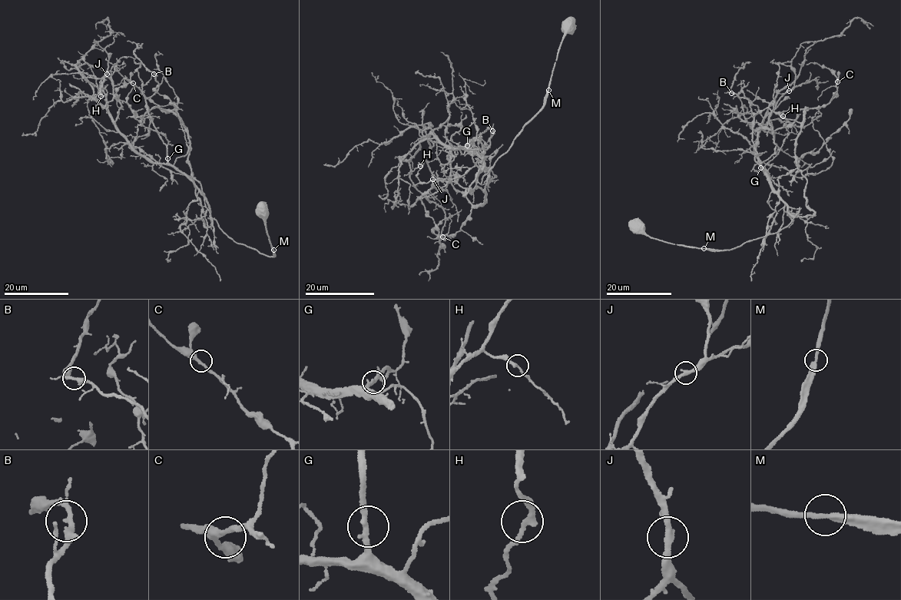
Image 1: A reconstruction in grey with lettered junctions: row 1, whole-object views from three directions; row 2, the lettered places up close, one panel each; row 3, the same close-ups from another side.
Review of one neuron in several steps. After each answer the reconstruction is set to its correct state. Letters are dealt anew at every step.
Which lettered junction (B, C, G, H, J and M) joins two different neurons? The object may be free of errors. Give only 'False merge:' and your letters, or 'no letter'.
False merge: no letter

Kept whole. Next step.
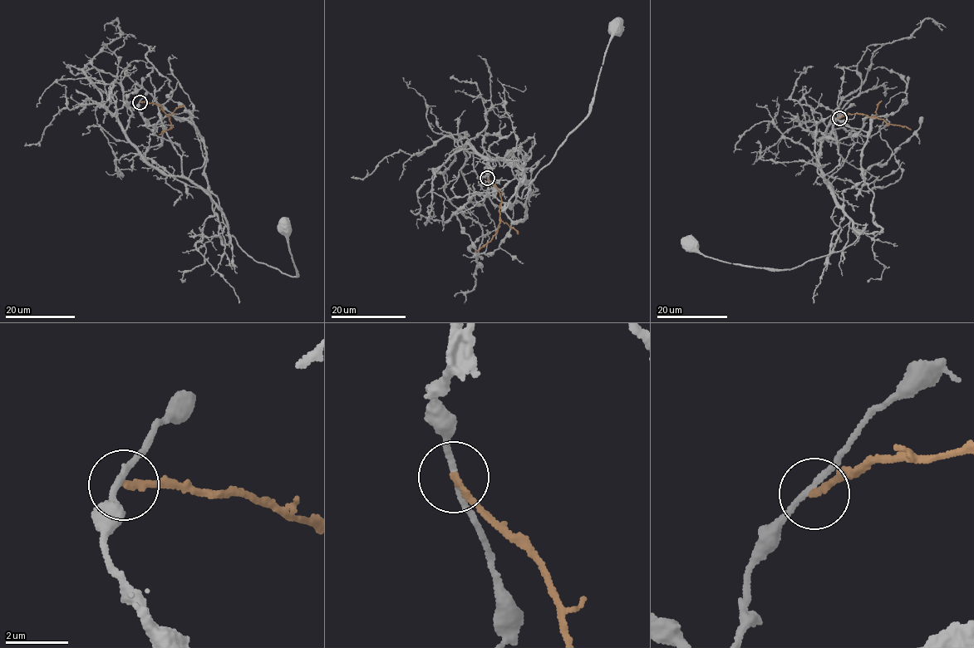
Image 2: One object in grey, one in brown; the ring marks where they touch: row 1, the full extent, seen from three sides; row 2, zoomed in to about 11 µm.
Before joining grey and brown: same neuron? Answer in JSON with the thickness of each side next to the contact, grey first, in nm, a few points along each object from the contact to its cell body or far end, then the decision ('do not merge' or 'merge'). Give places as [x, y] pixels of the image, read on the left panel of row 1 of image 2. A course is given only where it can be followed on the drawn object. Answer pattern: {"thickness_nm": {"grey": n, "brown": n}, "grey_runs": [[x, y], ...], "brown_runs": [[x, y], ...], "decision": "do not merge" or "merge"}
{"thickness_nm": {"grey": 170, "brown": 200}, "grey_runs": [[140, 101], [150, 126], [179, 117], [201, 136], [204, 176], [228, 233], [257, 262], [298, 275], [284, 224]], "brown_runs": [[140, 101], [156, 104], [169, 115], [171, 127], [159, 134]], "decision": "do not merge"}

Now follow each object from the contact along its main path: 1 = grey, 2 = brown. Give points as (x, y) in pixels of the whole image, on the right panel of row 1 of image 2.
1: (839, 118), (840, 140), (873, 117), (863, 180), (843, 193), (866, 226), (855, 242), (770, 270), (691, 242)
2: (839, 118), (861, 113), (876, 116), (890, 124), (910, 130)

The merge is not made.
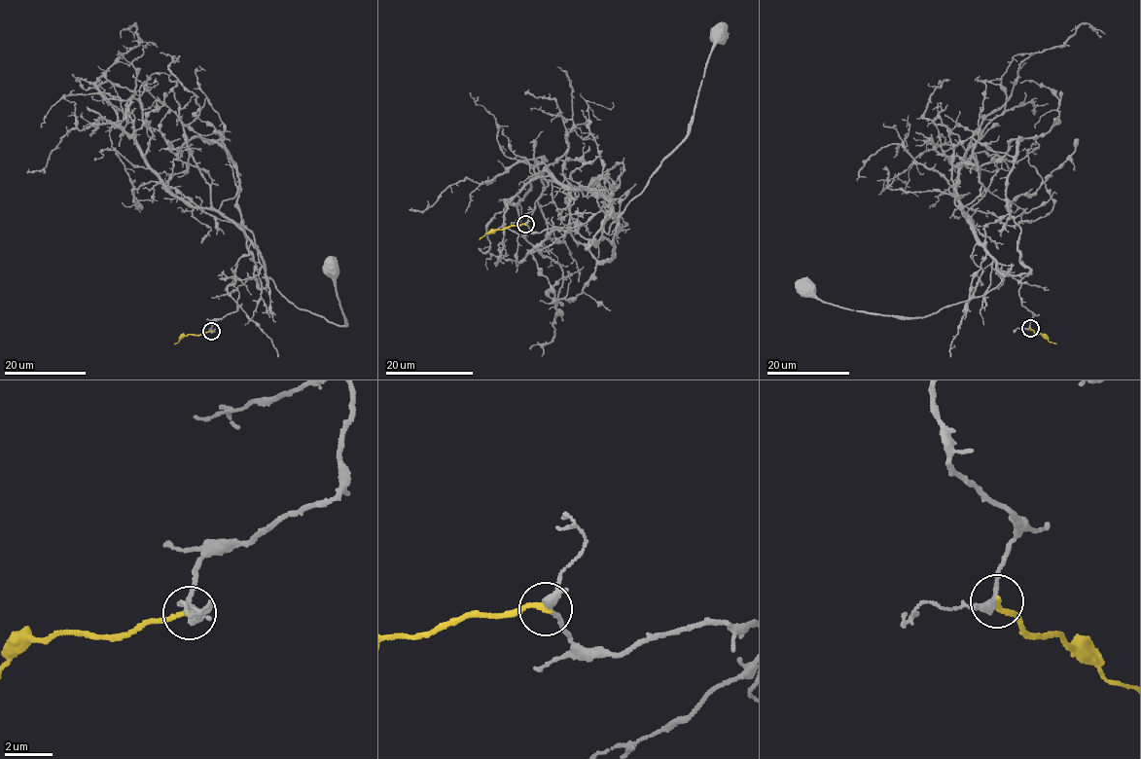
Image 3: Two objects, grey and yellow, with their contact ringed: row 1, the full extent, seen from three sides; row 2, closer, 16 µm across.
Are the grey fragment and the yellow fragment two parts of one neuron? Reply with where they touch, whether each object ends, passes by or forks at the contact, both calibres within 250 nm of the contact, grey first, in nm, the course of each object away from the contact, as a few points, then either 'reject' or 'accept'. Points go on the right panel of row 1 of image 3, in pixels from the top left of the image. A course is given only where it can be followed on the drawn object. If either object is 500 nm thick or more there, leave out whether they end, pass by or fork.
at (1030, 328); grey forks there; yellow ends there; 240 nm thick on the grey side, 220 nm on the other; grey runs (1030, 328), (1021, 283), (993, 260), (1012, 267), (999, 285), (914, 317), (837, 307), (807, 285); yellow runs (1030, 328), (1056, 343); reject

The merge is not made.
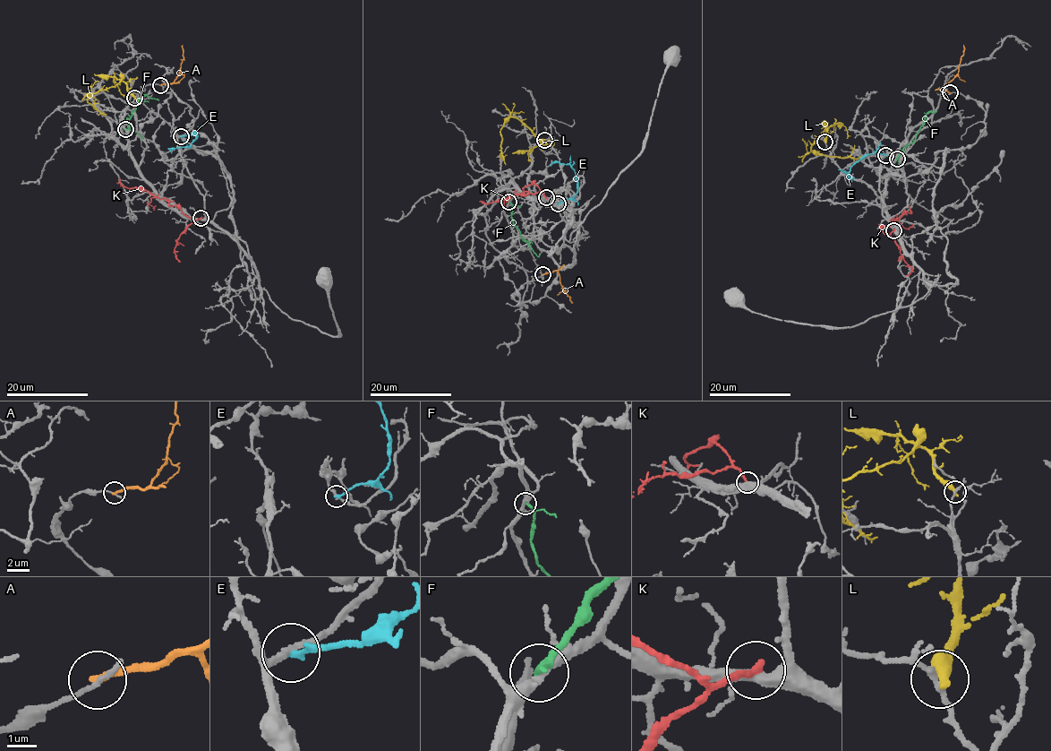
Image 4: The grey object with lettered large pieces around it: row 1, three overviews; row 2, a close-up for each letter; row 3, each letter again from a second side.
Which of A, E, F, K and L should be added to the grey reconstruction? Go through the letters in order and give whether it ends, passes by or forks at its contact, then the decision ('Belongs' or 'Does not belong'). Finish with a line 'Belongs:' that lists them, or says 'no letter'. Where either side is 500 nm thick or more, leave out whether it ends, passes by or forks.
A: It ends there. Does not belong
E: It ends there. Does not belong
F: It passes by. Does not belong
K: It ends there. Does not belong
L: It ends there. Does not belong
Belongs: no letter

